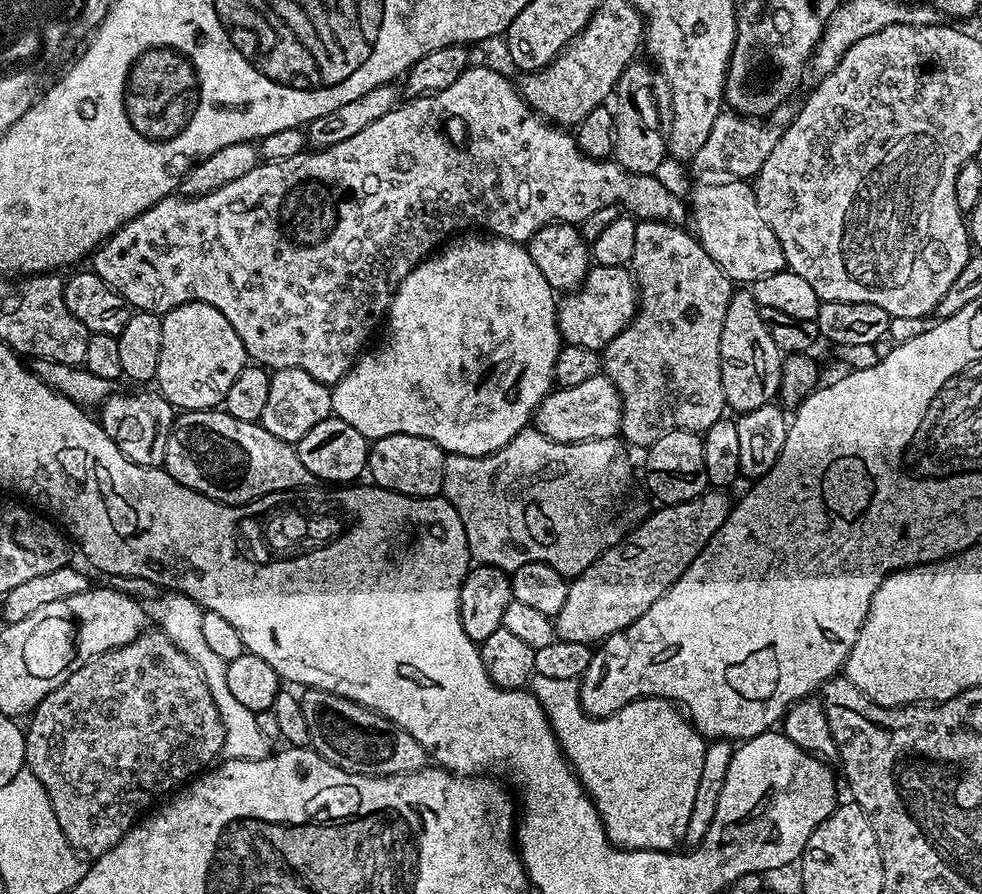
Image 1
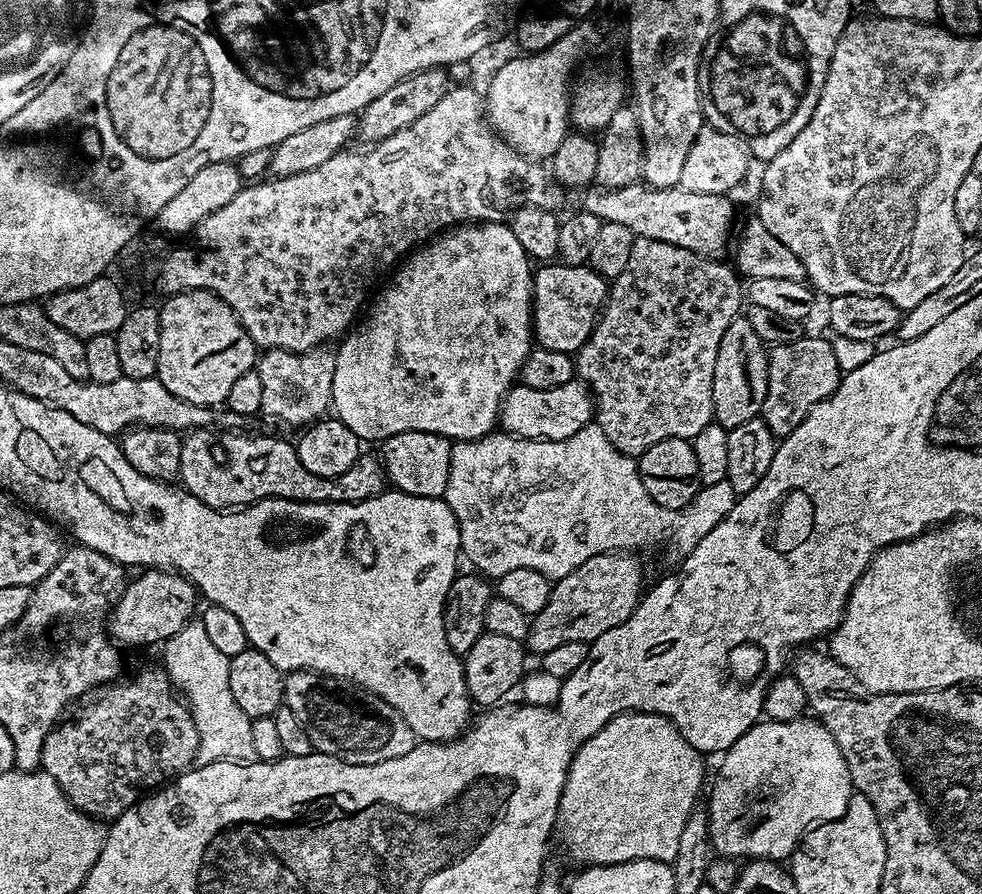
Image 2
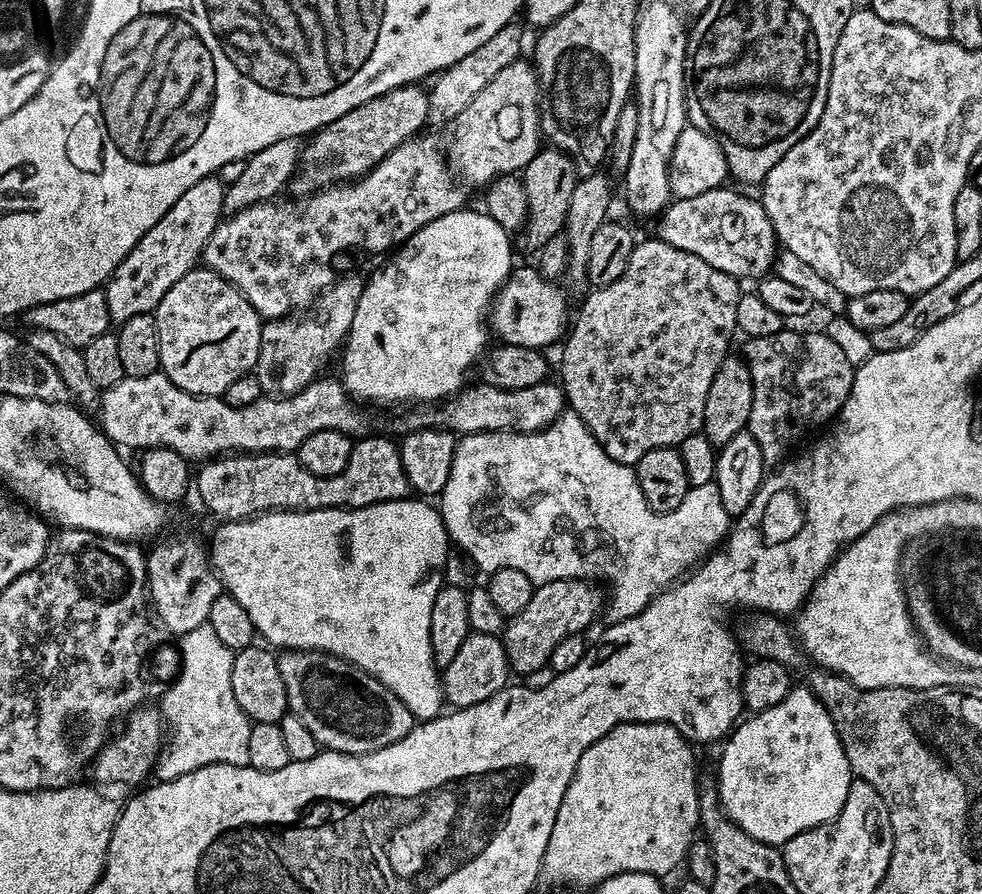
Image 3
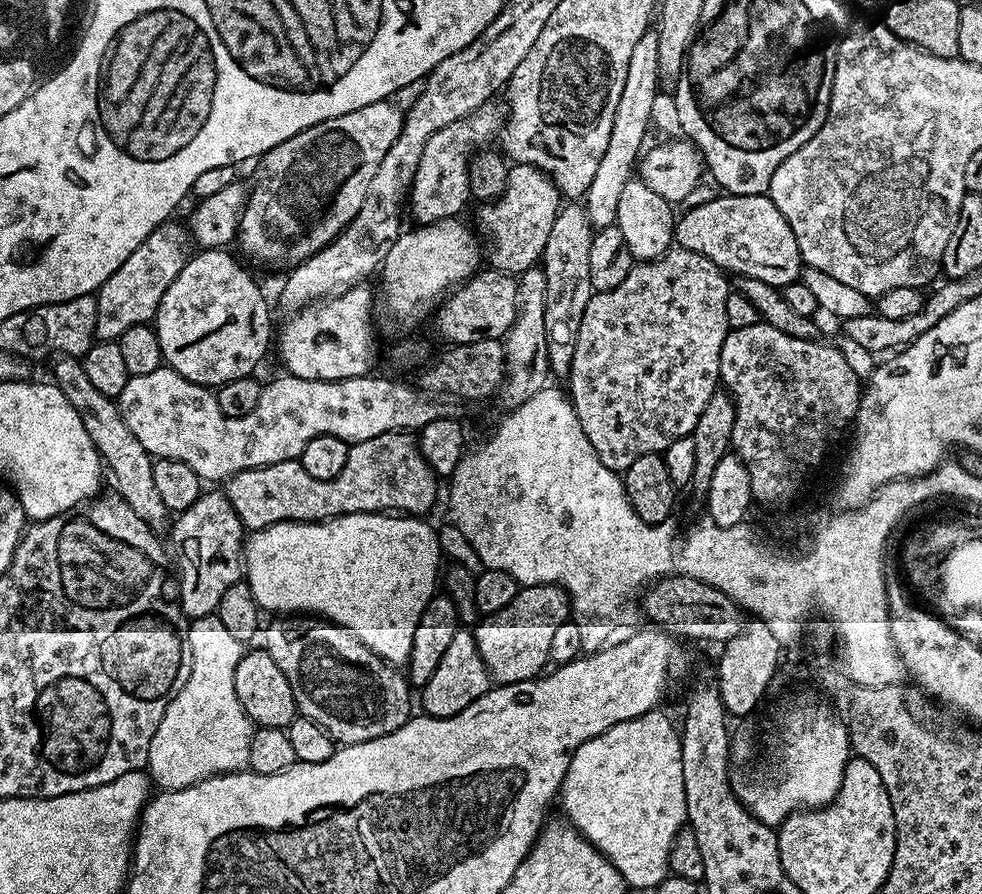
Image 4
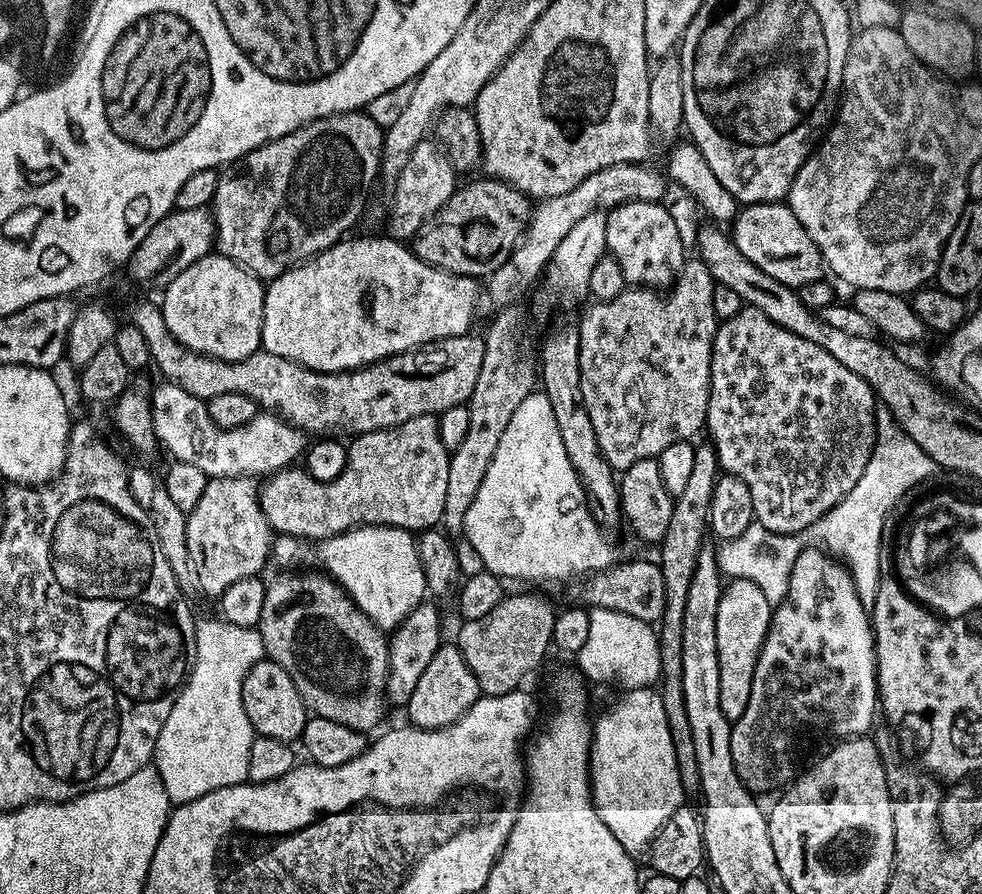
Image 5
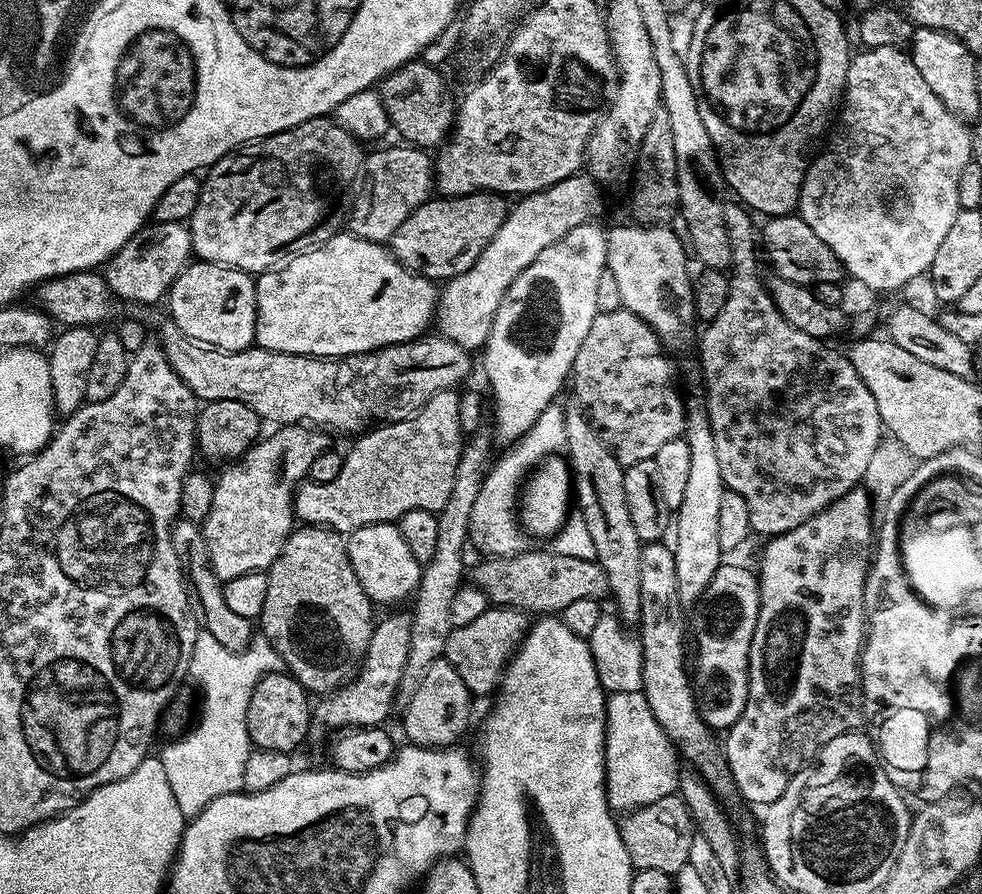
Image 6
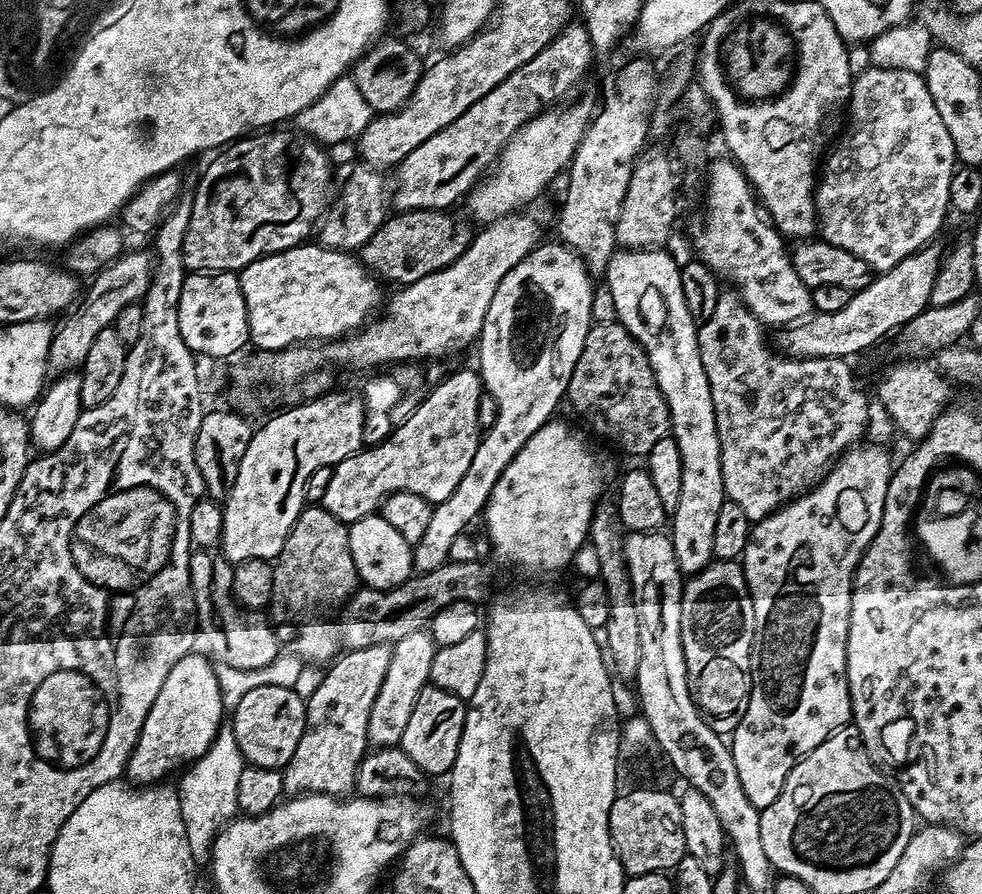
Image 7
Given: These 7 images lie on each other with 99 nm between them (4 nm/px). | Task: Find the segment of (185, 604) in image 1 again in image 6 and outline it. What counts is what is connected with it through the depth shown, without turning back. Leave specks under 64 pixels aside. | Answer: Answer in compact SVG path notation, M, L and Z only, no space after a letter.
M203 630L197 631L194 654L192 661L188 663L188 676L196 679L196 684L200 687L200 717L197 718L196 725L194 720L183 735L173 739L176 740L173 744L166 745L158 752L162 766L166 770L166 779L170 782L170 790L174 790L178 810L182 810L185 818L197 816L202 810L206 810L206 806L214 802L214 798L222 798L231 792L241 791L246 758L254 747L246 726L246 710L250 706L250 694L254 694L254 686L258 686L263 676L283 671L285 671L284 659L262 634L253 635L247 648L233 650L222 646L222 642L214 638L214 634Z

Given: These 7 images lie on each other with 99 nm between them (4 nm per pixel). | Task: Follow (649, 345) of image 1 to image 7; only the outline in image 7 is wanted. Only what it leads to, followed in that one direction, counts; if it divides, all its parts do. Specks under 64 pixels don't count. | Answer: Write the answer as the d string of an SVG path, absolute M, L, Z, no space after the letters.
M593 323L592 329L586 334L586 346L582 346L582 354L578 354L578 366L574 366L574 374L570 378L568 383L568 394L566 397L567 403L572 403L572 408L597 432L600 436L605 436L612 444L617 444L622 451L628 456L640 456L640 458L647 457L648 452L657 442L663 438L663 436L669 435L672 419L670 418L670 410L668 409L668 403L666 398L662 394L662 390L658 386L658 382L654 378L654 370L650 366L648 361L648 355L646 350L641 344L626 331L620 323L614 323L610 325L600 325Z

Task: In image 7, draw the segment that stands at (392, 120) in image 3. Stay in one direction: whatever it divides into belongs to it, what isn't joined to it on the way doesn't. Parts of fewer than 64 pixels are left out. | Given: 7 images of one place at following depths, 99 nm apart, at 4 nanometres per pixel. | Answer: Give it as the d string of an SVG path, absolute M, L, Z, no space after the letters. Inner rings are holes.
M284 130L245 135L211 157L200 185L191 193L190 226L182 242L182 262L189 273L239 273L258 258L313 239L334 200L332 164L320 141L280 131ZM288 172L304 175L301 196L292 189Z

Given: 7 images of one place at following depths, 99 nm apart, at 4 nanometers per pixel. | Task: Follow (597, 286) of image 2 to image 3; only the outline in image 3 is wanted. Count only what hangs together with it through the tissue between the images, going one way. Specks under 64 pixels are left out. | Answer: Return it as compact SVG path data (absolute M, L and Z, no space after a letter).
M513 267L512 273L492 300L490 328L495 339L497 336L497 341L505 344L541 350L548 350L556 339L559 341L569 327L570 312L568 316L568 300L564 297L565 289L556 283L555 279L540 273L539 267Z

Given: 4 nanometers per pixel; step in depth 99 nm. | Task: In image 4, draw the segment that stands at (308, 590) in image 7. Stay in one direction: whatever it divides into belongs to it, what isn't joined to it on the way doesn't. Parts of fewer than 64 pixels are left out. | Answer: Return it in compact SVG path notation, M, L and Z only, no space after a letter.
M276 618L262 632L263 647L278 662L278 670L290 682L296 711L301 716L318 722L328 737L337 745L370 742L398 730L414 715L414 692L405 673L386 663L374 650L370 650L350 630L323 618Z

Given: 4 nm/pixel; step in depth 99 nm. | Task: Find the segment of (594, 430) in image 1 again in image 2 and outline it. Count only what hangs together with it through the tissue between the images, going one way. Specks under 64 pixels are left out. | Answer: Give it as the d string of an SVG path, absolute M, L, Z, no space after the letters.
M579 378L566 382L566 386L554 386L554 390L534 390L527 388L523 382L517 383L504 395L500 403L499 427L510 436L521 440L561 440L570 438L594 420L594 397L587 384Z

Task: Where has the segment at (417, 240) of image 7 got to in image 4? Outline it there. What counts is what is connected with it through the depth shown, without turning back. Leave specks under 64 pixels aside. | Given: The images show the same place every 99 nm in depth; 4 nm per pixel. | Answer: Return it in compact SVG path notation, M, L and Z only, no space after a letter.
M513 163L508 170L508 177L506 178L506 186L504 187L504 192L502 195L497 196L495 200L485 203L483 205L484 208L480 212L480 228L479 231L482 233L484 231L484 236L488 239L488 248L486 244L486 260L489 265L493 268L497 268L500 272L507 272L509 274L519 274L521 272L525 272L526 270L530 270L531 268L537 267L541 263L542 257L544 255L544 251L546 250L546 242L550 242L550 230L554 226L554 218L559 214L560 209L562 207L562 194L557 190L556 183L548 177L548 175L542 170L538 170L533 164L518 164Z

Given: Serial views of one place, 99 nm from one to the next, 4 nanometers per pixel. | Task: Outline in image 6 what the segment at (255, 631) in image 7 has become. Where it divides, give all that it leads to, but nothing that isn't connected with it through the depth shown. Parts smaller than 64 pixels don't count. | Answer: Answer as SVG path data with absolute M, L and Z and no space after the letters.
M177 519L172 526L172 541L174 542L174 550L186 573L186 584L190 589L190 600L194 605L199 627L205 632L214 634L214 638L218 638L218 642L222 642L222 646L233 650L247 648L249 640L254 635L253 621L241 618L240 615L234 614L234 610L230 610L230 606L226 606L224 585L212 573L201 525L195 524L192 520Z

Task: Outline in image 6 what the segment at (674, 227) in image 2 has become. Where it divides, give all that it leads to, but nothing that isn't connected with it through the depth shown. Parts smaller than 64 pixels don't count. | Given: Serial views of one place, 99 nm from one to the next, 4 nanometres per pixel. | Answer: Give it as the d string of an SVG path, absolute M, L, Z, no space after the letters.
M799 214L774 216L763 222L762 252L763 255L764 252L768 255L768 264L776 271L775 275L779 279L805 286L840 284L845 279L844 265L840 263L834 250L830 250L830 246L826 246L826 242L822 242L822 238L818 238L818 234L810 230L810 226L806 226Z

